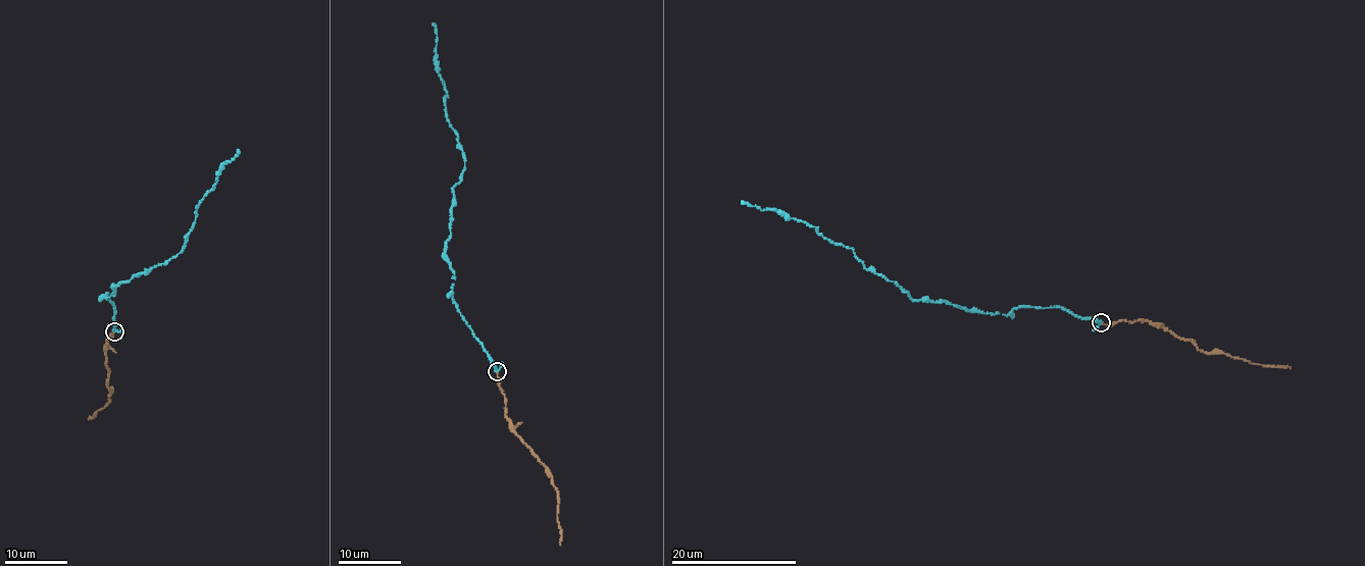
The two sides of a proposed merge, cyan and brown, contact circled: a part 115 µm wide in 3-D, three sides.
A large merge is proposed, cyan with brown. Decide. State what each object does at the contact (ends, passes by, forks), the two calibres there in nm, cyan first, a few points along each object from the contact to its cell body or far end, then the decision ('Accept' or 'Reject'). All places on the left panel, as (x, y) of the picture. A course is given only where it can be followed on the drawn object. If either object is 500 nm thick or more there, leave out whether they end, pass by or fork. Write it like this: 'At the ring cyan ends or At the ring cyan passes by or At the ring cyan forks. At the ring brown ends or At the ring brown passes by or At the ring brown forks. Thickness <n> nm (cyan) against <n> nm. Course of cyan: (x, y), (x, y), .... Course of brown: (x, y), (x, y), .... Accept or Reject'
At the ring cyan forks. At the ring brown ends. Thickness 190 nm (cyan) against 140 nm. Course of cyan: (113, 331), (114, 305), (107, 293), (106, 298), (113, 297), (119, 284), (181, 252), (196, 208), (238, 149). Course of brown: (113, 331), (103, 347), (108, 372), (107, 382), (112, 394), (103, 408), (88, 419). Accept

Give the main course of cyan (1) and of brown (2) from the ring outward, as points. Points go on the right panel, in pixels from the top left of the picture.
1: (1101, 322), (1056, 307), (995, 315), (911, 299), (815, 226), (741, 201)
2: (1102, 322), (1111, 325), (1120, 319), (1160, 325), (1191, 342), (1199, 350), (1291, 368)

